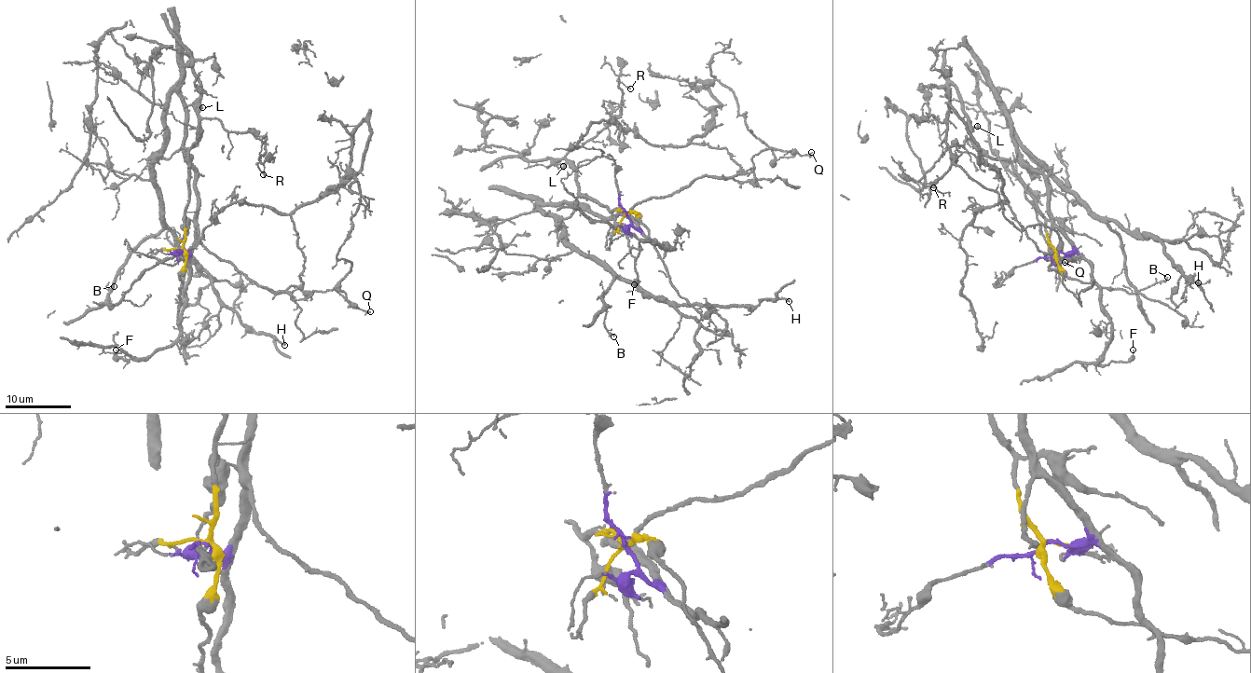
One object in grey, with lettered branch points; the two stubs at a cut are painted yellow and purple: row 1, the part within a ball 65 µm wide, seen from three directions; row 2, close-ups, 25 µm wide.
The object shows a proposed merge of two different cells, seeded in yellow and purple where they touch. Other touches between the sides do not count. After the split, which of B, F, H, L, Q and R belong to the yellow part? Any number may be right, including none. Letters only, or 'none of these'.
L, R

